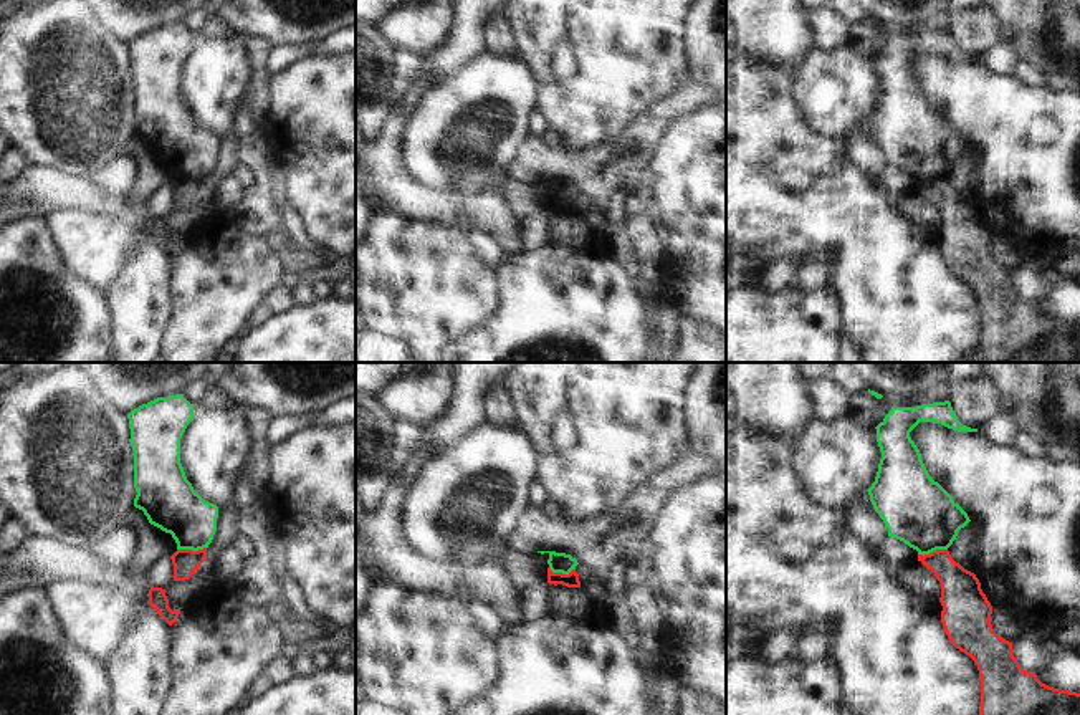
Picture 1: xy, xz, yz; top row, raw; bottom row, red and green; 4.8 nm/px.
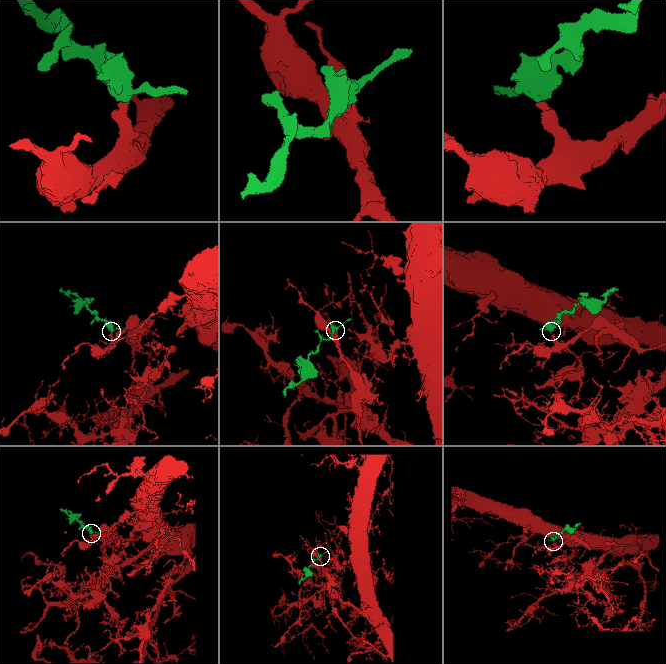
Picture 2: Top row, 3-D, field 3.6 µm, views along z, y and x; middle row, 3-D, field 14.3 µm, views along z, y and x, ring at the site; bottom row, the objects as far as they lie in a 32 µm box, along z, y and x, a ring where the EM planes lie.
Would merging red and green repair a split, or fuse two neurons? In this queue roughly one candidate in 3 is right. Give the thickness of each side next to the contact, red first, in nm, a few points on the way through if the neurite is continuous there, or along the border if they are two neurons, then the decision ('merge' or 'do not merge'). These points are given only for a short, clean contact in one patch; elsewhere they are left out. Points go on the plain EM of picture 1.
calibres 130 and 260 nm; border xy (205, 176), (177, 179); do not merge

